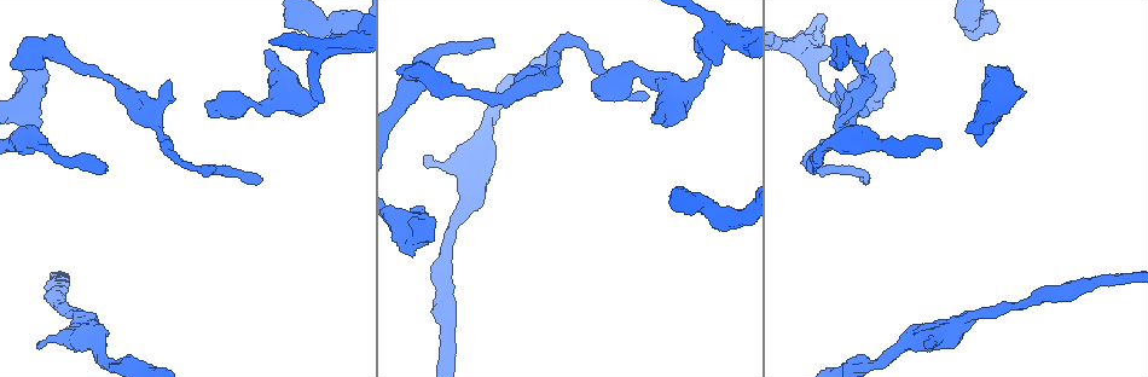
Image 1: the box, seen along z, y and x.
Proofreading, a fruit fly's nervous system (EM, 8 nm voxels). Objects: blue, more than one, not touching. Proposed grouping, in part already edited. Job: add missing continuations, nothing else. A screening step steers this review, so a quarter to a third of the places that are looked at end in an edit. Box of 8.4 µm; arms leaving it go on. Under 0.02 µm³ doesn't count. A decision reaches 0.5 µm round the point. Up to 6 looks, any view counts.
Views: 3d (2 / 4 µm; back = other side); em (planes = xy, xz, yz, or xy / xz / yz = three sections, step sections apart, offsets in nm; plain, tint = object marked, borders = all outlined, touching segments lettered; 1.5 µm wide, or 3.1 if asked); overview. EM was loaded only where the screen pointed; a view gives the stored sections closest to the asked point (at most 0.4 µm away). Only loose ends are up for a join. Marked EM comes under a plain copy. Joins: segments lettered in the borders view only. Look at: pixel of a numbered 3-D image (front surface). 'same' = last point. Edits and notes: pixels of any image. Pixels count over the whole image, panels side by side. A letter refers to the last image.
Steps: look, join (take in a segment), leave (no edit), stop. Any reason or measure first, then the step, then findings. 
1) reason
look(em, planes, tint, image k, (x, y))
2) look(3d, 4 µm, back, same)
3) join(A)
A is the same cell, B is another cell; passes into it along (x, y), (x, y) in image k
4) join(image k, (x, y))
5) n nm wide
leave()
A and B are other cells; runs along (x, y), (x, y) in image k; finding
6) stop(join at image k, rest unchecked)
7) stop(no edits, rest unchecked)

branch stops here
look(em, planes, borders, image 1, (884, 49))

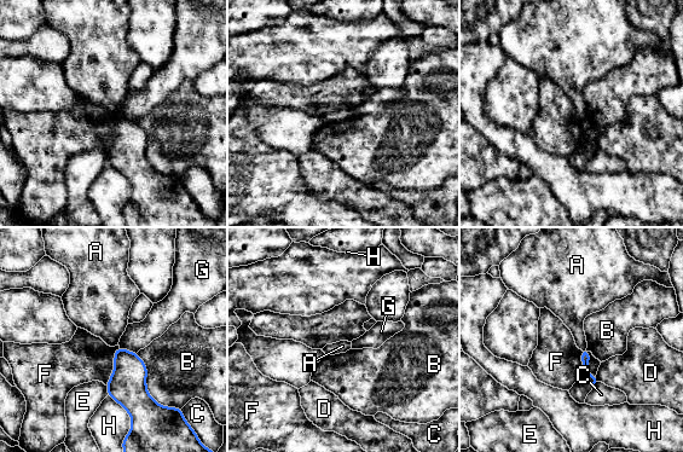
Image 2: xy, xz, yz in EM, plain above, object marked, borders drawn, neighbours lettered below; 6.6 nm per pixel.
B touches over 440 nm
leave()
A, B, C, D, E, F, G and H are other cells; no lettered segment goes on from it

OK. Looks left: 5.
look(em, planes, borders, image 1, (830, 50))

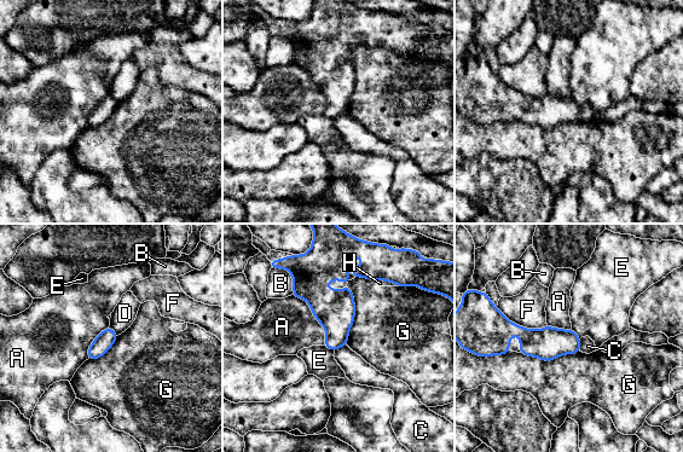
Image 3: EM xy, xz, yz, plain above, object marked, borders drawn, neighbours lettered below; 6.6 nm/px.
G touches over 440 nm
leave()
A, B, C, D, E, F, G and H are other cells; no lettered segment goes on from it

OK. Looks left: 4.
an open end
look(3d, 4 µm, image 1, (923, 346))

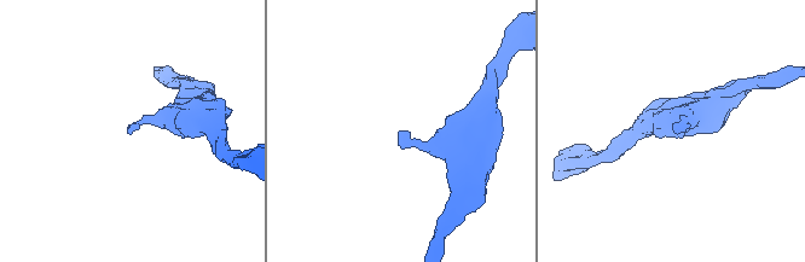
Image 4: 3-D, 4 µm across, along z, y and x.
shape alone is not enough
look(em, planes, borders, image 4, (400, 130))

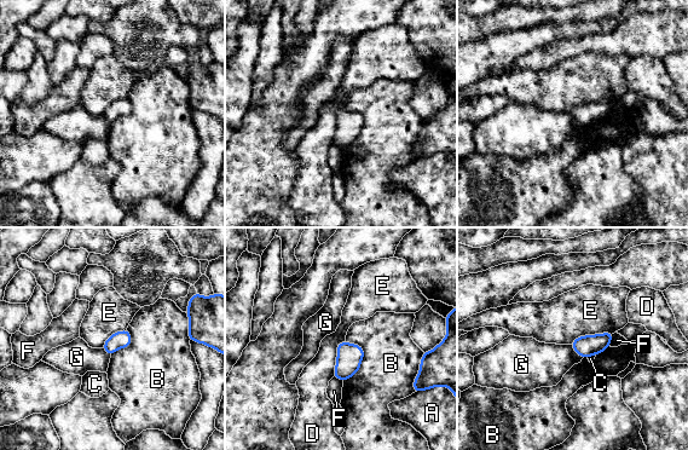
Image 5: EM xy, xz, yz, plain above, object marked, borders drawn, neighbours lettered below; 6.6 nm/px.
leave()
A, B, C, D, E, F and G are other cells; border along (613, 333), (587, 334), (570, 344) in image 5; none of them fits

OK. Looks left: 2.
stop(no edits, rest unchecked)

